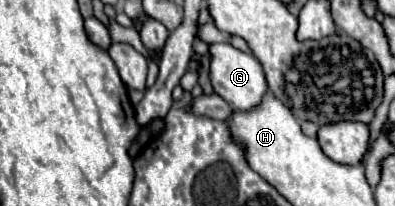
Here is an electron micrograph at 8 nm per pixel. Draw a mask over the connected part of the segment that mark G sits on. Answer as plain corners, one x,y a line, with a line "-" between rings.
215,43
211,45
211,83
215,93
219,93
225,101
229,101
235,111
249,111
257,107
267,93
267,81
261,63
255,55
243,53
229,43

